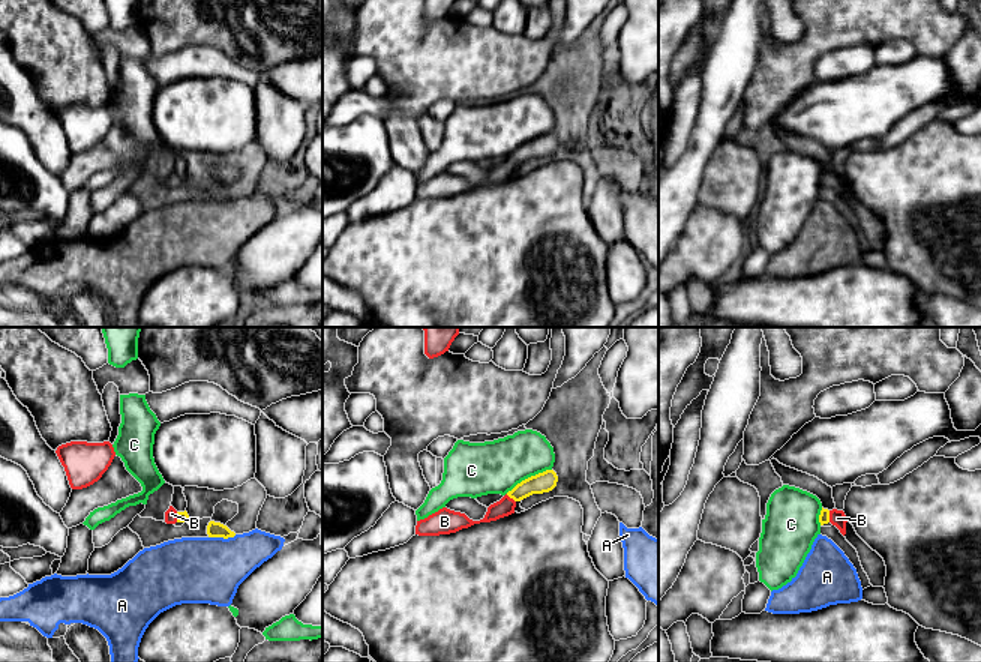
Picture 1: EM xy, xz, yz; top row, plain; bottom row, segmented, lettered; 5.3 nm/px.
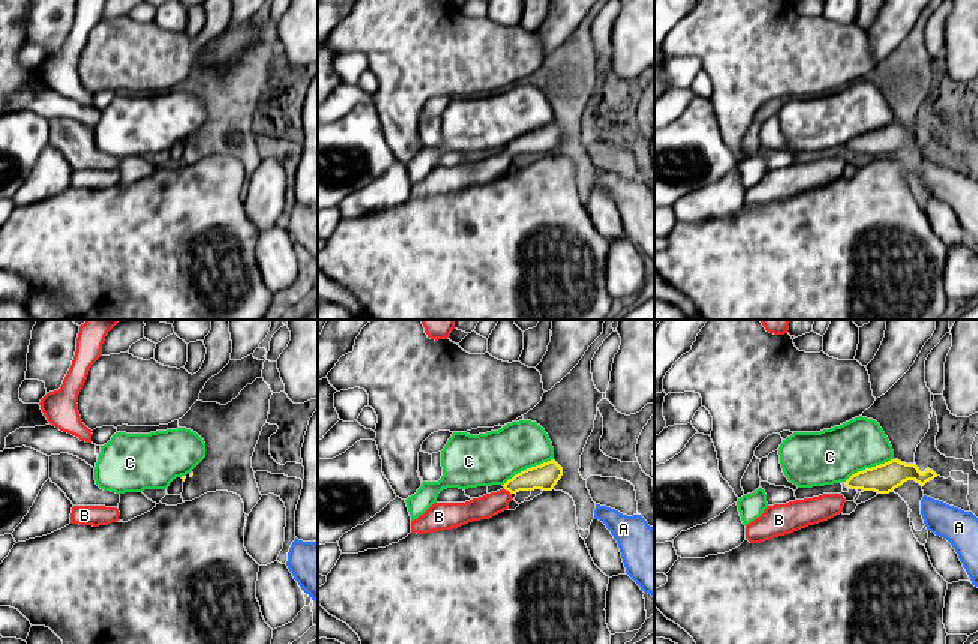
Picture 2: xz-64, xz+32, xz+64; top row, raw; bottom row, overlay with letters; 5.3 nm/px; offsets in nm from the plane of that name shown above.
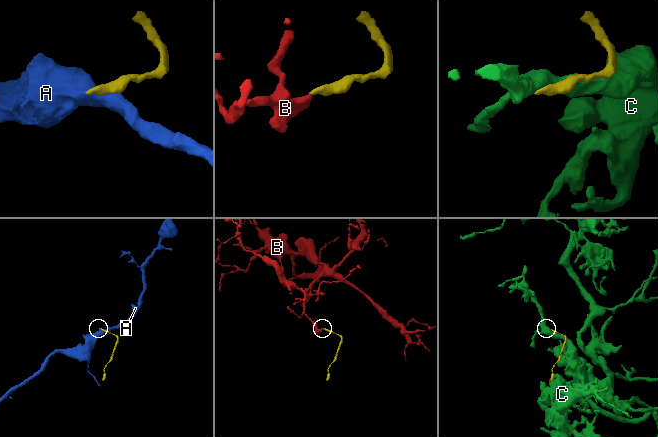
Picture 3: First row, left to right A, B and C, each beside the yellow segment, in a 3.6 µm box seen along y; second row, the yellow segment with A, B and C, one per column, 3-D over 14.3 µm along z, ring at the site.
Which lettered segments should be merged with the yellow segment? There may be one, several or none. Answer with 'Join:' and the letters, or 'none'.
Join: B

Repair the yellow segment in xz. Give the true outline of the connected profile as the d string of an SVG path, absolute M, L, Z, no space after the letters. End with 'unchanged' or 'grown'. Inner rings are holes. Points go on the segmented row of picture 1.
M546 470L518 483L500 501L490 504L483 519L472 521L465 513L447 507L417 521L416 534L440 536L456 533L474 524L490 522L514 513L516 503L532 495L549 492L556 486L558 476L554 470Z; grown

